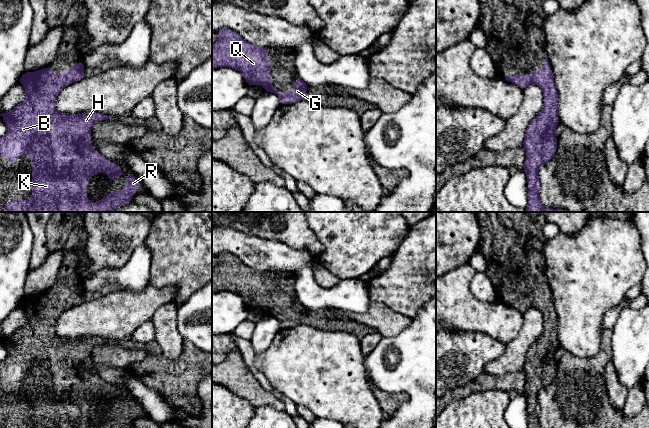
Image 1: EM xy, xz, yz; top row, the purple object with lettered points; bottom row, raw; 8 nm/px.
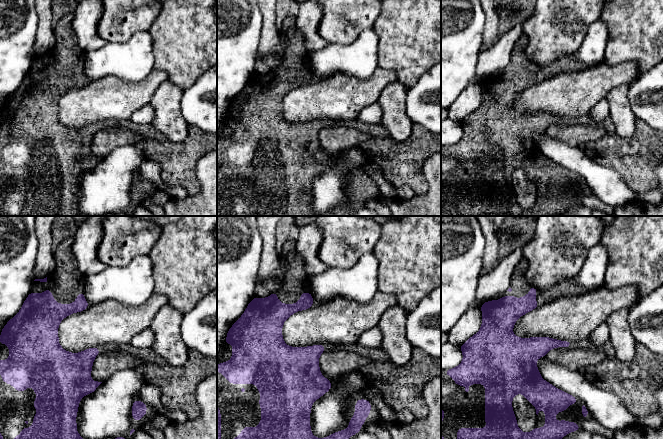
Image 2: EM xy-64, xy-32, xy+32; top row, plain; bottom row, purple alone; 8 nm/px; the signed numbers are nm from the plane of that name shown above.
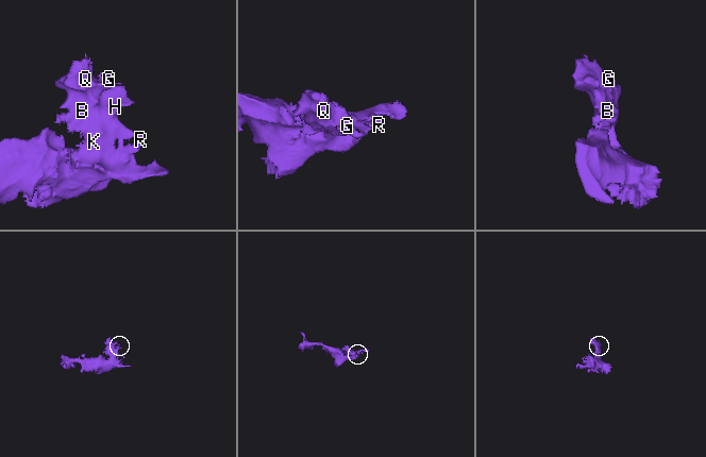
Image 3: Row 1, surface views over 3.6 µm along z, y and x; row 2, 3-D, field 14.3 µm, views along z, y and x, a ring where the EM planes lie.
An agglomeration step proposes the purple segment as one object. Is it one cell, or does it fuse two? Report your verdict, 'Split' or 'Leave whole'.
Leave whole

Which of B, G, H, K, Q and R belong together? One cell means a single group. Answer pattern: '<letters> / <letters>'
B G H K Q R

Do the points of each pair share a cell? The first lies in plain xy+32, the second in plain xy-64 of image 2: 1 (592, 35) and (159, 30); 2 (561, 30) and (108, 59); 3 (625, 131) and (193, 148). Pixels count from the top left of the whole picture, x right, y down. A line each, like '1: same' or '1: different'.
1: different
2: different
3: different

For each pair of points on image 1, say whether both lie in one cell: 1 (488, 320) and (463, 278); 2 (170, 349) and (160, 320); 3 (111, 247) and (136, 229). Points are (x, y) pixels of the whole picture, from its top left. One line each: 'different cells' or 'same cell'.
1: same cell
2: same cell
3: same cell

